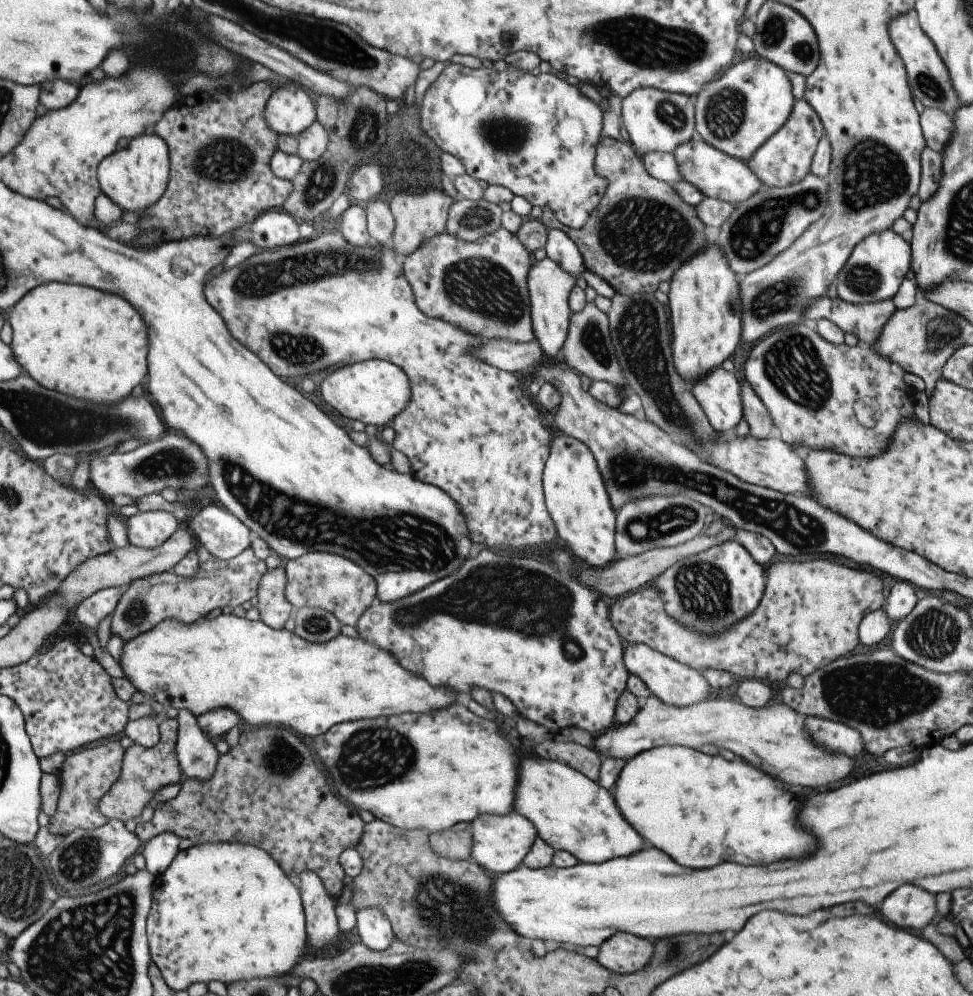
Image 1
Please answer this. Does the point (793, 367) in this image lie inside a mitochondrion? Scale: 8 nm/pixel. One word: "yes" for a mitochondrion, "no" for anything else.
yes

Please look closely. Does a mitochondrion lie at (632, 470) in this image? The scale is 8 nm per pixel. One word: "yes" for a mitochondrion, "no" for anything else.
yes

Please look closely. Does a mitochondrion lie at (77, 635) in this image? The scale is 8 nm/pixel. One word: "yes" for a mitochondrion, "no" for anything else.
no

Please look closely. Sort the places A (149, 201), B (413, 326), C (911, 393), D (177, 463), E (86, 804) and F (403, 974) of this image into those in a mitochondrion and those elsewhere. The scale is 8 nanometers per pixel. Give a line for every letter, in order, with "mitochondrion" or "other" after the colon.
A: other
B: other
C: other
D: mitochondrion
E: other
F: mitochondrion

